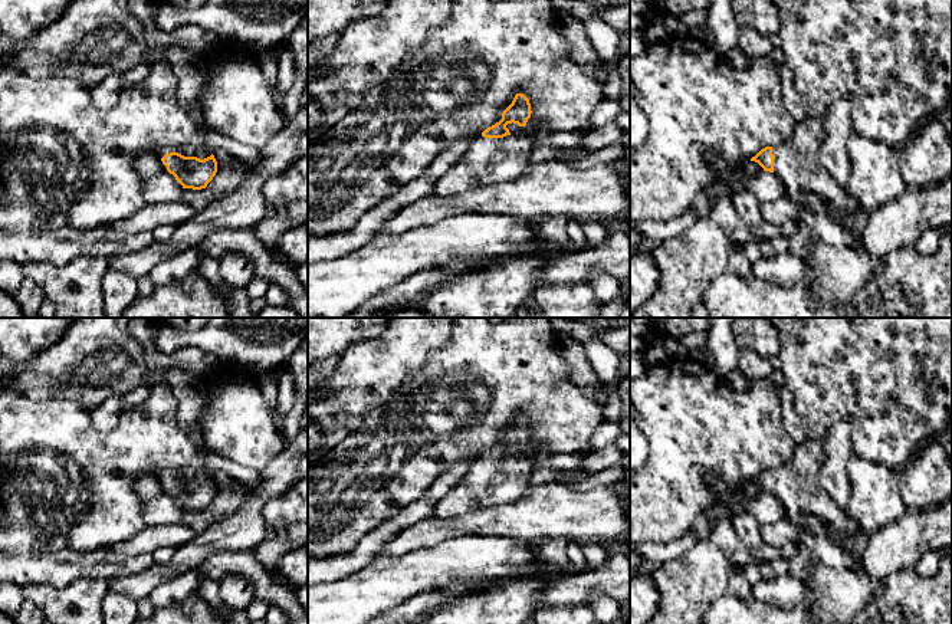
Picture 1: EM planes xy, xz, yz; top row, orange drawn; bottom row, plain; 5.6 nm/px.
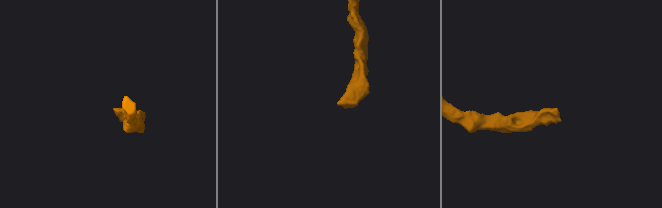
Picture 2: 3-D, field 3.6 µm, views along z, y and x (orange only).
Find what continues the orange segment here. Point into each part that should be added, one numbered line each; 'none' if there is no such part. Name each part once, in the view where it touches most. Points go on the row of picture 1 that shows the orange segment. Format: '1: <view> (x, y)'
1: xy (202, 153)

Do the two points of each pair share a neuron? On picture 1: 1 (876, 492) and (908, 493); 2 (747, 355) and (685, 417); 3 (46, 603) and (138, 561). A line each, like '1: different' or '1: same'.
1: different
2: different
3: different

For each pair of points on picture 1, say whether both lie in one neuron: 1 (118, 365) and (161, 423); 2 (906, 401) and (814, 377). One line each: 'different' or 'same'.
1: different
2: same

